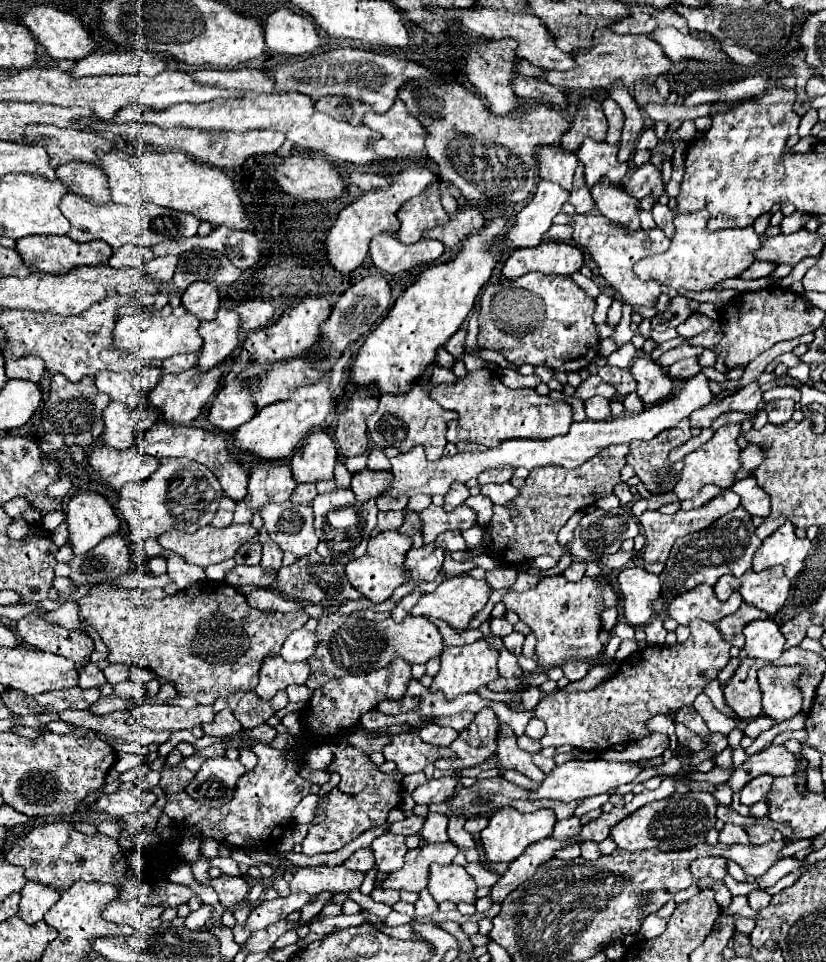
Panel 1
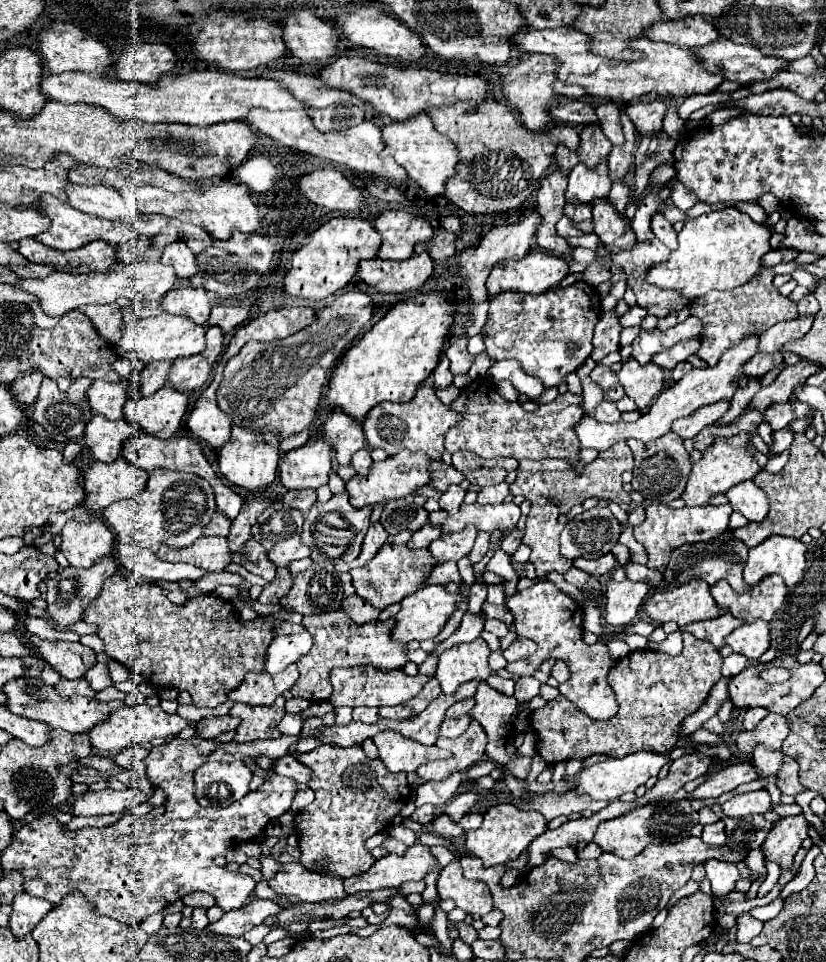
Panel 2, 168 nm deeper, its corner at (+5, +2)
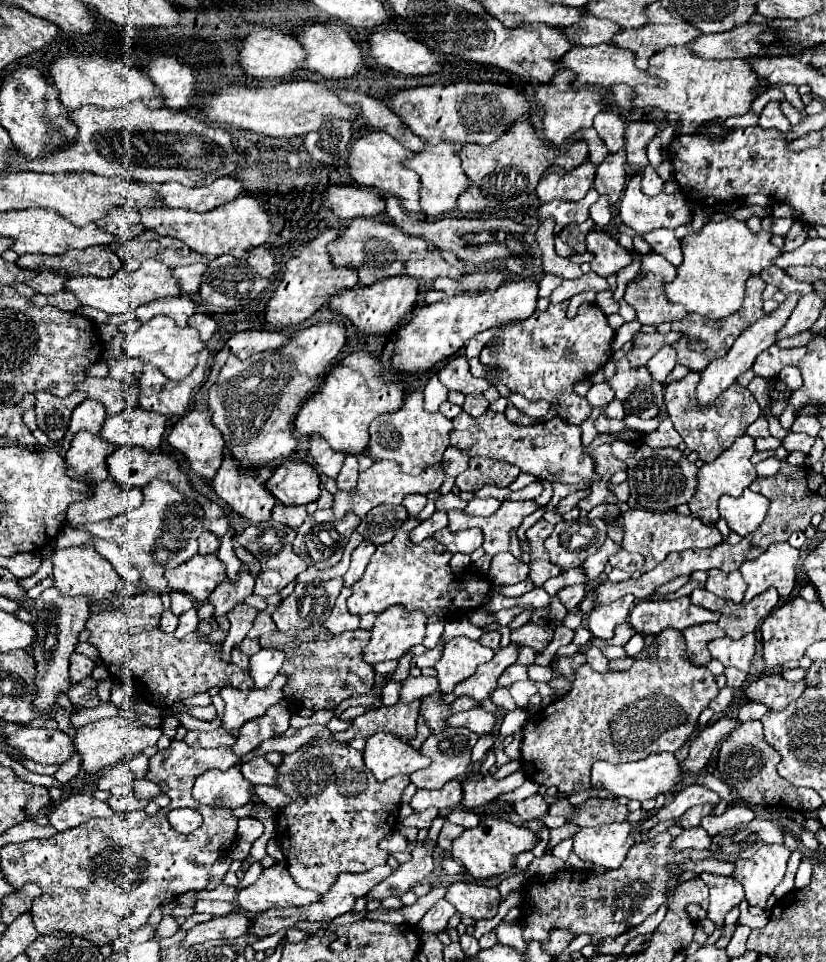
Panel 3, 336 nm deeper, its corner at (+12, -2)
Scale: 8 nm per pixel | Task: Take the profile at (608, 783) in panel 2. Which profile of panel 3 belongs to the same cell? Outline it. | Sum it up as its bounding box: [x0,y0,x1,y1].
[591,752,683,800]

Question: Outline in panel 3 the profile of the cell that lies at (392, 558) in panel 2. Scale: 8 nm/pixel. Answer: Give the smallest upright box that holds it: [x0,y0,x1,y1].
[347,516,491,618]

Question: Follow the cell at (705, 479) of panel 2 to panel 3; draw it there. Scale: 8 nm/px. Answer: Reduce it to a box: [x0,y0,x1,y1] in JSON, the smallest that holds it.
[689,436,757,524]

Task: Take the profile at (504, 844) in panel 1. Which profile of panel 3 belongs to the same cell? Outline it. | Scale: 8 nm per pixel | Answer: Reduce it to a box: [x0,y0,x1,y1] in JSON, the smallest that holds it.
[451,818,537,880]

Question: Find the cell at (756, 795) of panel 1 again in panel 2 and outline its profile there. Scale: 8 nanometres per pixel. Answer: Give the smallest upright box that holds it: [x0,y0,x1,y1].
[722,790,770,818]

